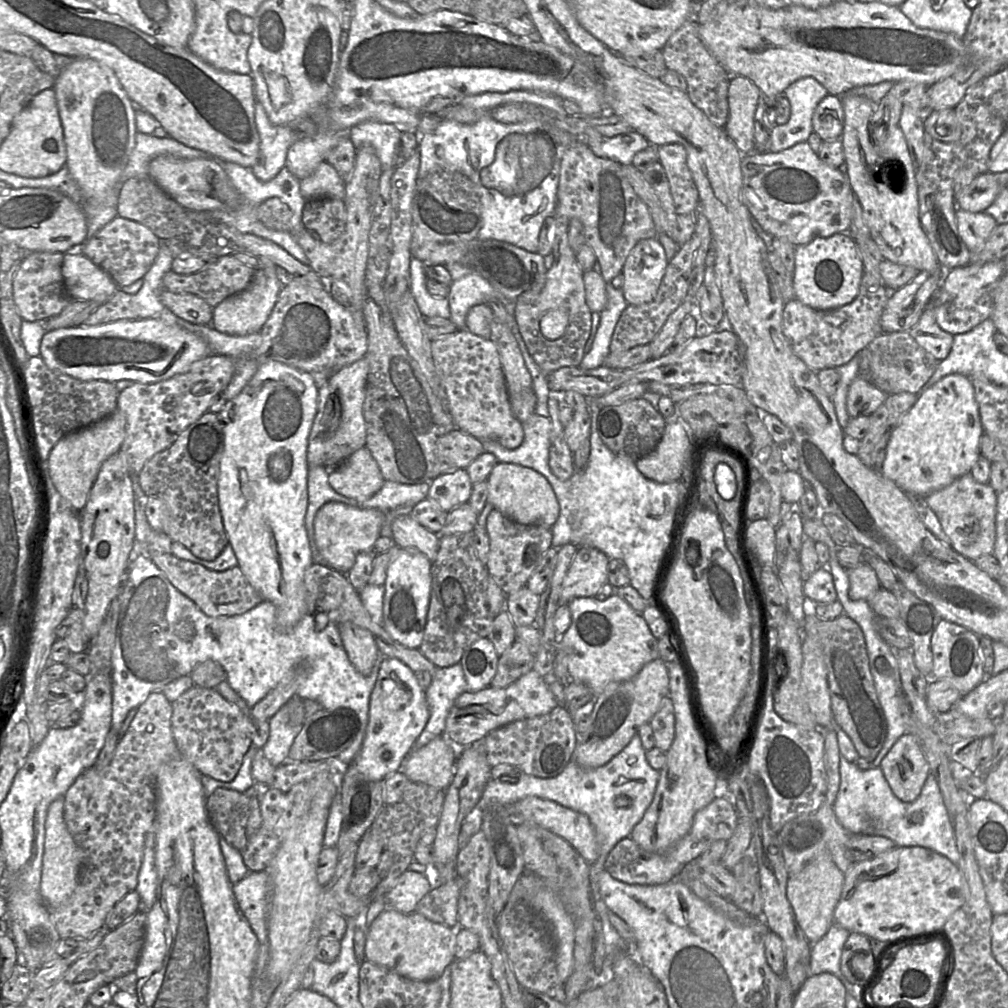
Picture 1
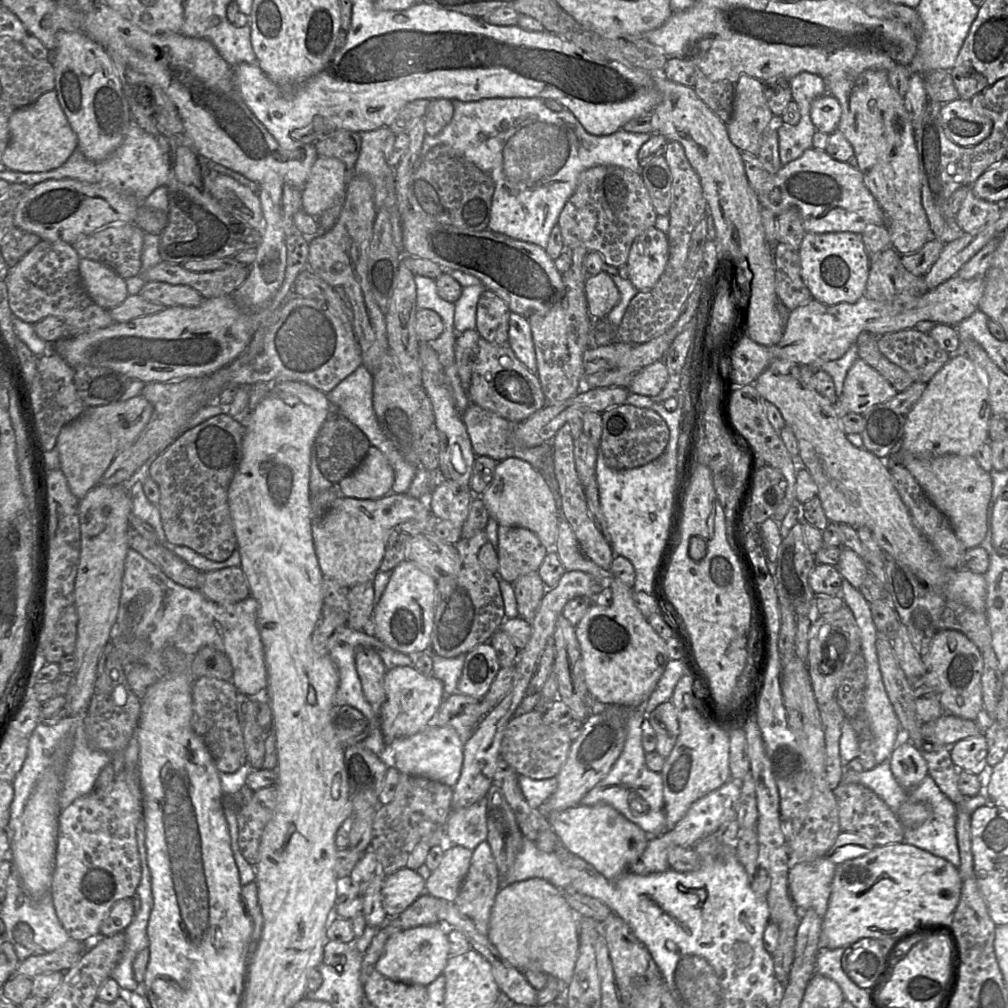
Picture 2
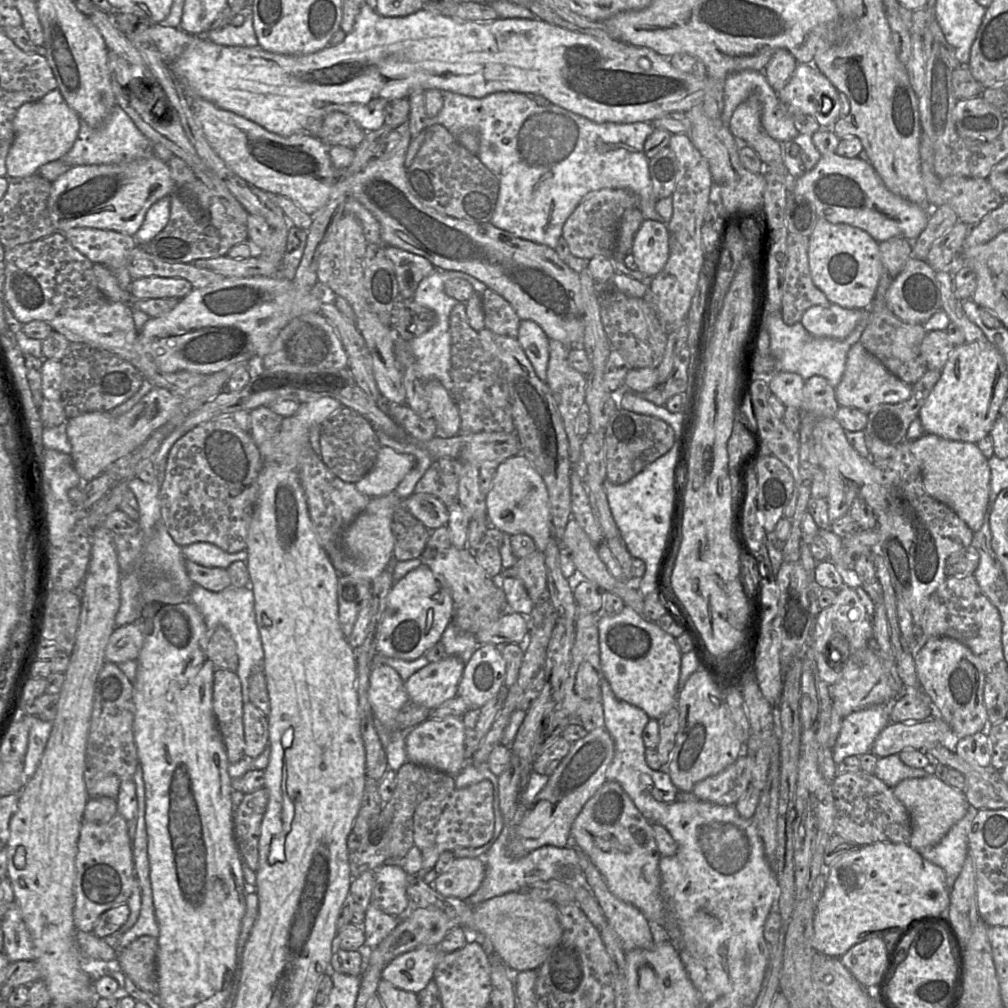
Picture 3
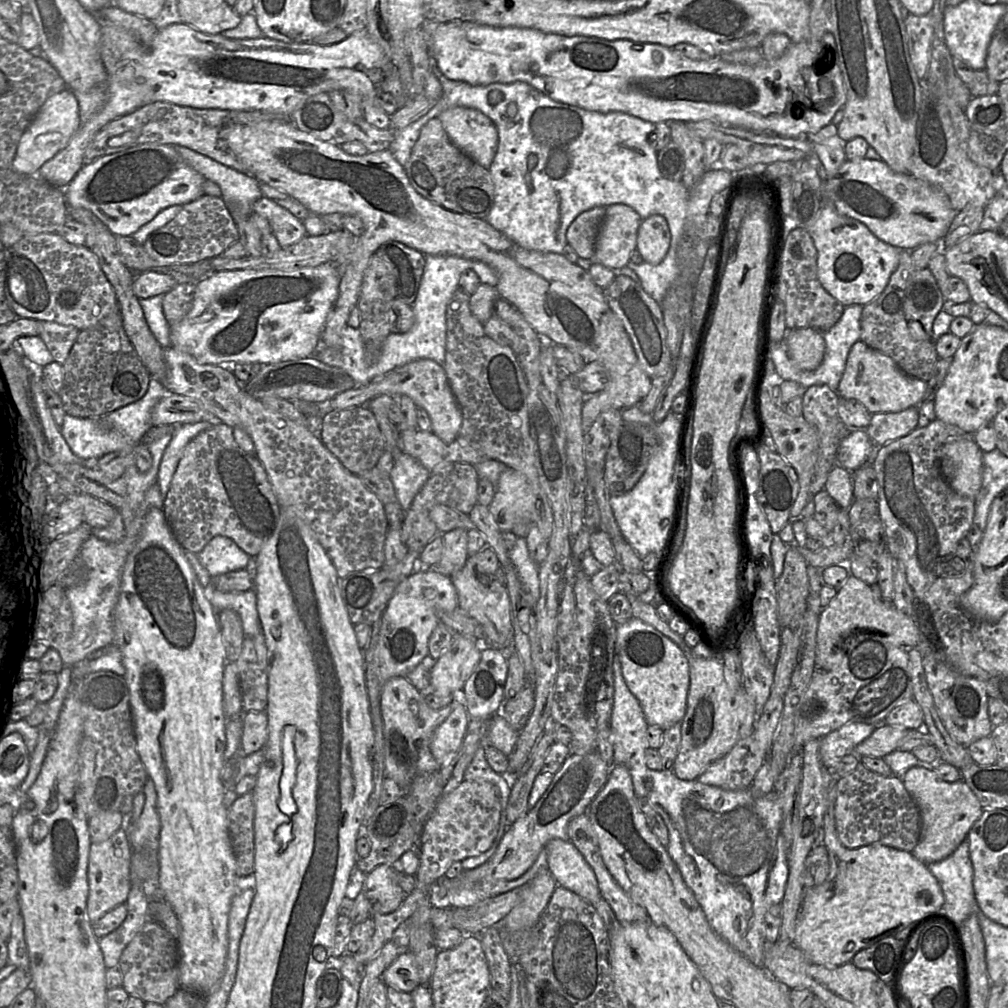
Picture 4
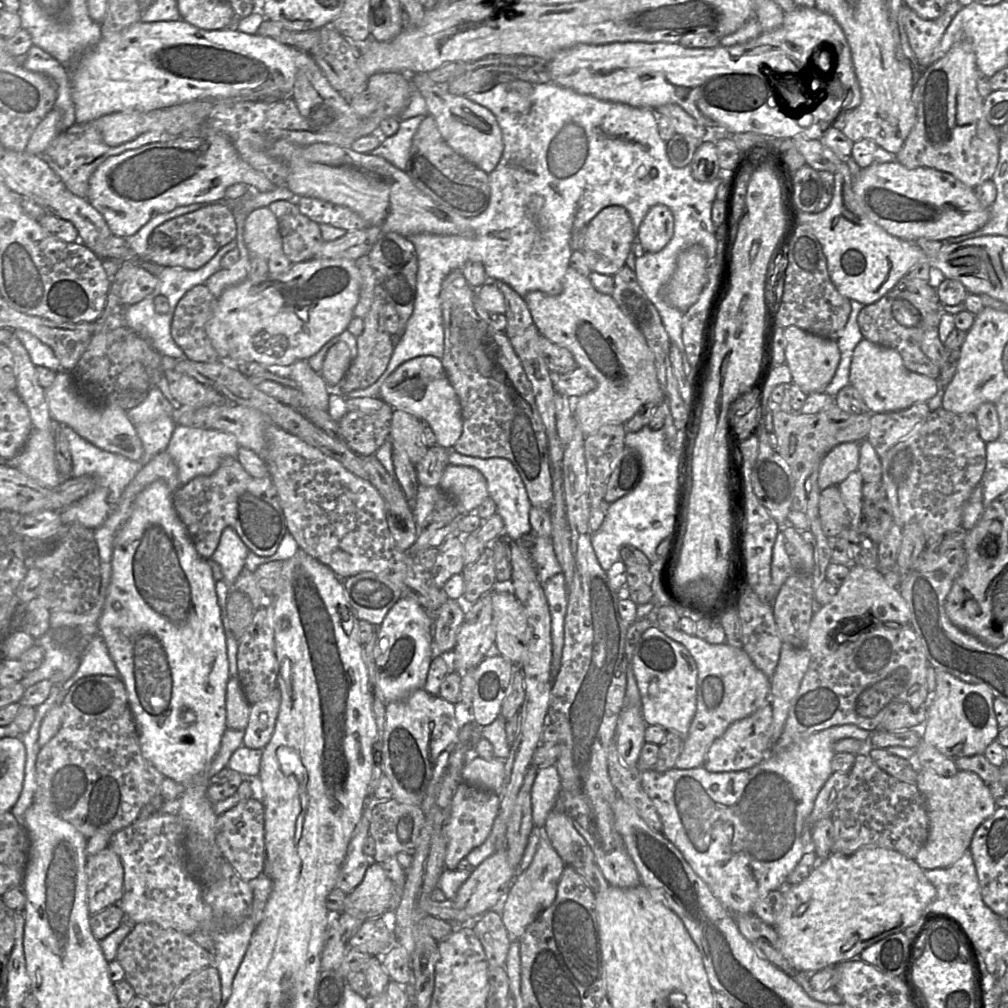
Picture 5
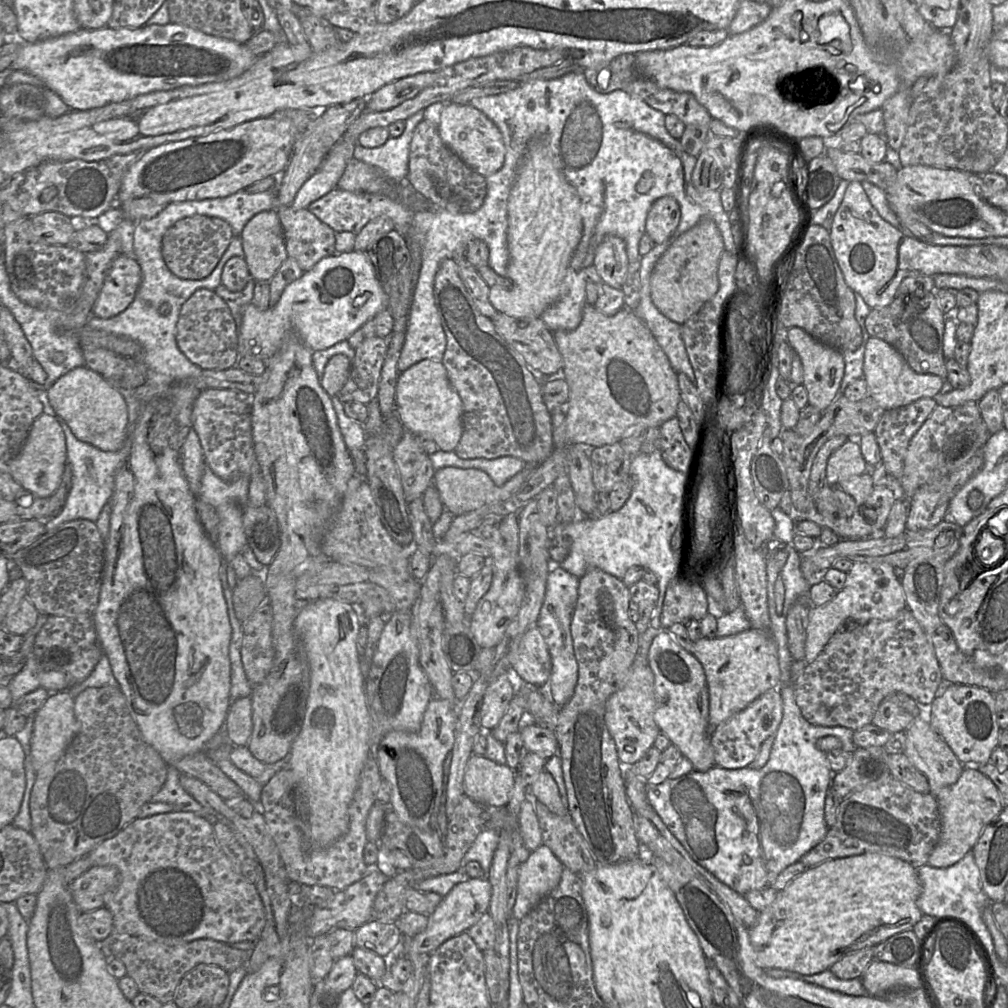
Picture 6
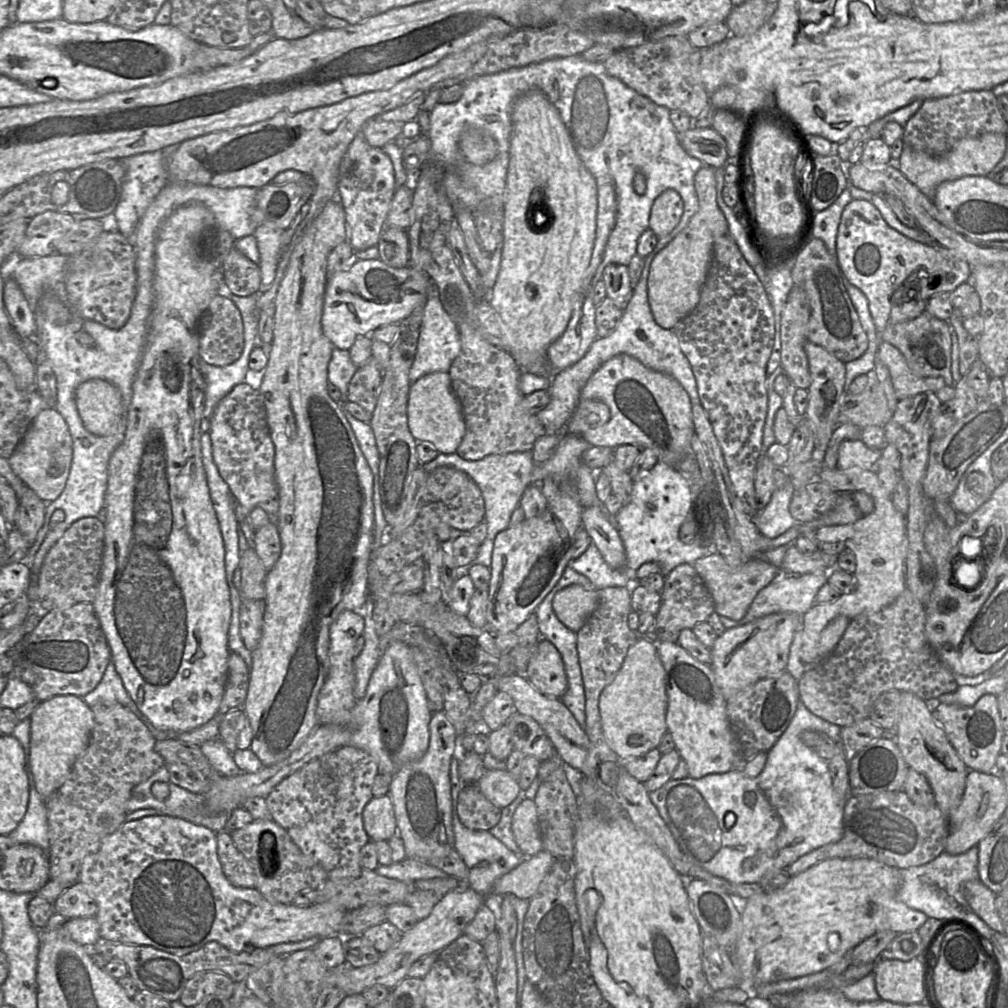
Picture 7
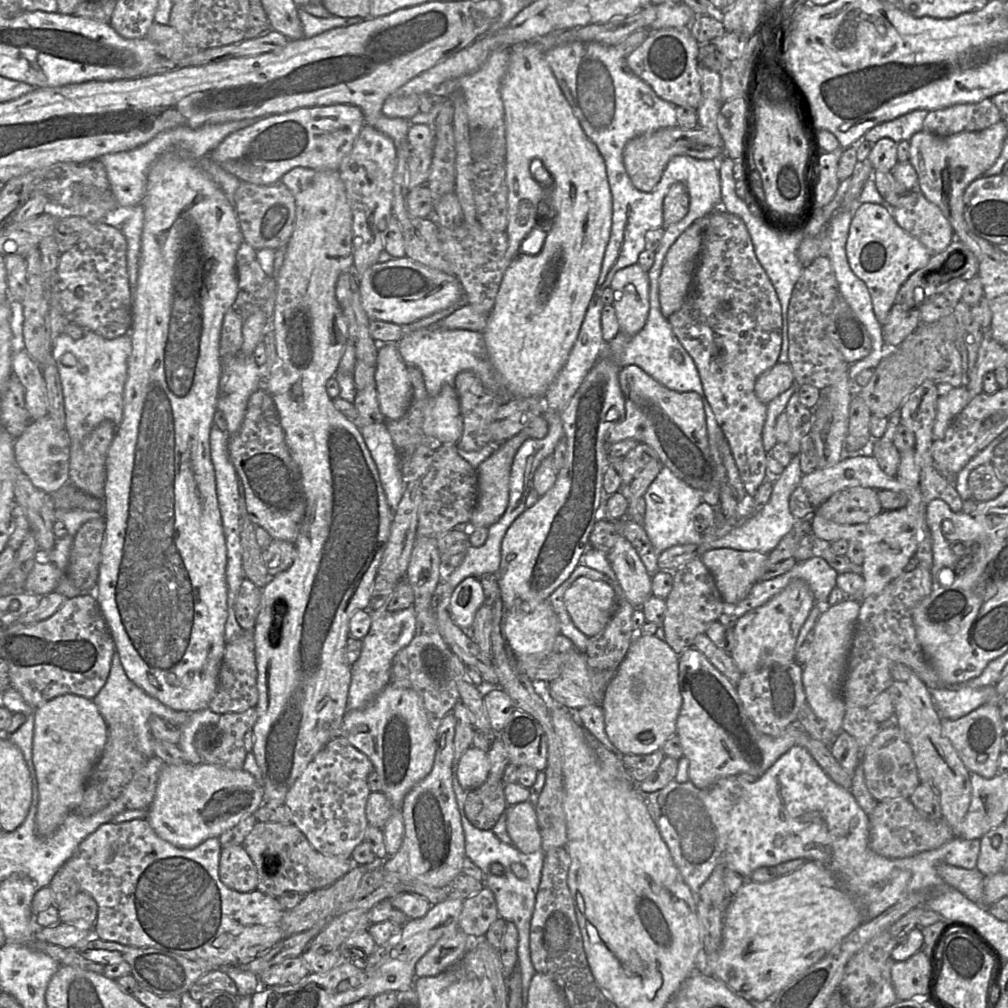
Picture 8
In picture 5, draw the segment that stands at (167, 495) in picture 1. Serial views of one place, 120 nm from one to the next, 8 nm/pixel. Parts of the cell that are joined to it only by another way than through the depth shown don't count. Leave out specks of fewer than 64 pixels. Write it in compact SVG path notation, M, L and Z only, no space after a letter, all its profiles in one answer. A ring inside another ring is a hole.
M236 457L225 458L211 475L197 476L186 484L181 484L173 492L173 505L198 554L204 559L211 559L226 527L233 528L247 548L259 557L269 557L275 554L288 532L285 515L270 477L250 476Z

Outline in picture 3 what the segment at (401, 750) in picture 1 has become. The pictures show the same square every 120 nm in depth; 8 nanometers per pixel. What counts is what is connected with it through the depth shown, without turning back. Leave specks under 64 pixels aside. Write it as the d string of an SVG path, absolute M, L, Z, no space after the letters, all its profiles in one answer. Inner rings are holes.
M446 655L419 669L404 682L410 702L433 710L457 696L465 665L461 658Z

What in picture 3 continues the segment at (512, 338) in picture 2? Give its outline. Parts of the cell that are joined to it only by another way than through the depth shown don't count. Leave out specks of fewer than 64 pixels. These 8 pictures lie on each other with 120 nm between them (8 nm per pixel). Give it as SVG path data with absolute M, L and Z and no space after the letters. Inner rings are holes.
M521 320L517 339L538 377L546 382L549 363L549 338L533 320Z

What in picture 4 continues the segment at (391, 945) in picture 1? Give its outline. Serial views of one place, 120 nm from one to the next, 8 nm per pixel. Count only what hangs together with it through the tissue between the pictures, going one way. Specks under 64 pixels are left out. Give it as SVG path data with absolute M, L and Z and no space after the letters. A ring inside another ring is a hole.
M410 952L400 954L383 972L382 981L387 986L411 993L420 985L415 957Z

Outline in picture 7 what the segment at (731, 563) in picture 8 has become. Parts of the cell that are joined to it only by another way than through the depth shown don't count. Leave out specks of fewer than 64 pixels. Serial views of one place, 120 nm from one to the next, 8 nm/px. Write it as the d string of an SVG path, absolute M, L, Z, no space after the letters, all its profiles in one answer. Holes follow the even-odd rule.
M717 552L697 559L692 565L713 598L715 612L734 620L739 620L745 615L757 593L767 586L779 571L779 567L763 557L754 557L738 567L731 567Z

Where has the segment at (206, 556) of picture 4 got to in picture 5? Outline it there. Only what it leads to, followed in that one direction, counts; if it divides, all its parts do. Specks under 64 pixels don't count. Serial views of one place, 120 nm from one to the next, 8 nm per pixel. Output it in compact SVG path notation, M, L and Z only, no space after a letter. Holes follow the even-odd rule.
M226 527L223 530L211 560L220 565L223 573L222 581L227 586L231 586L245 568L245 560L249 552L251 551L233 528Z

